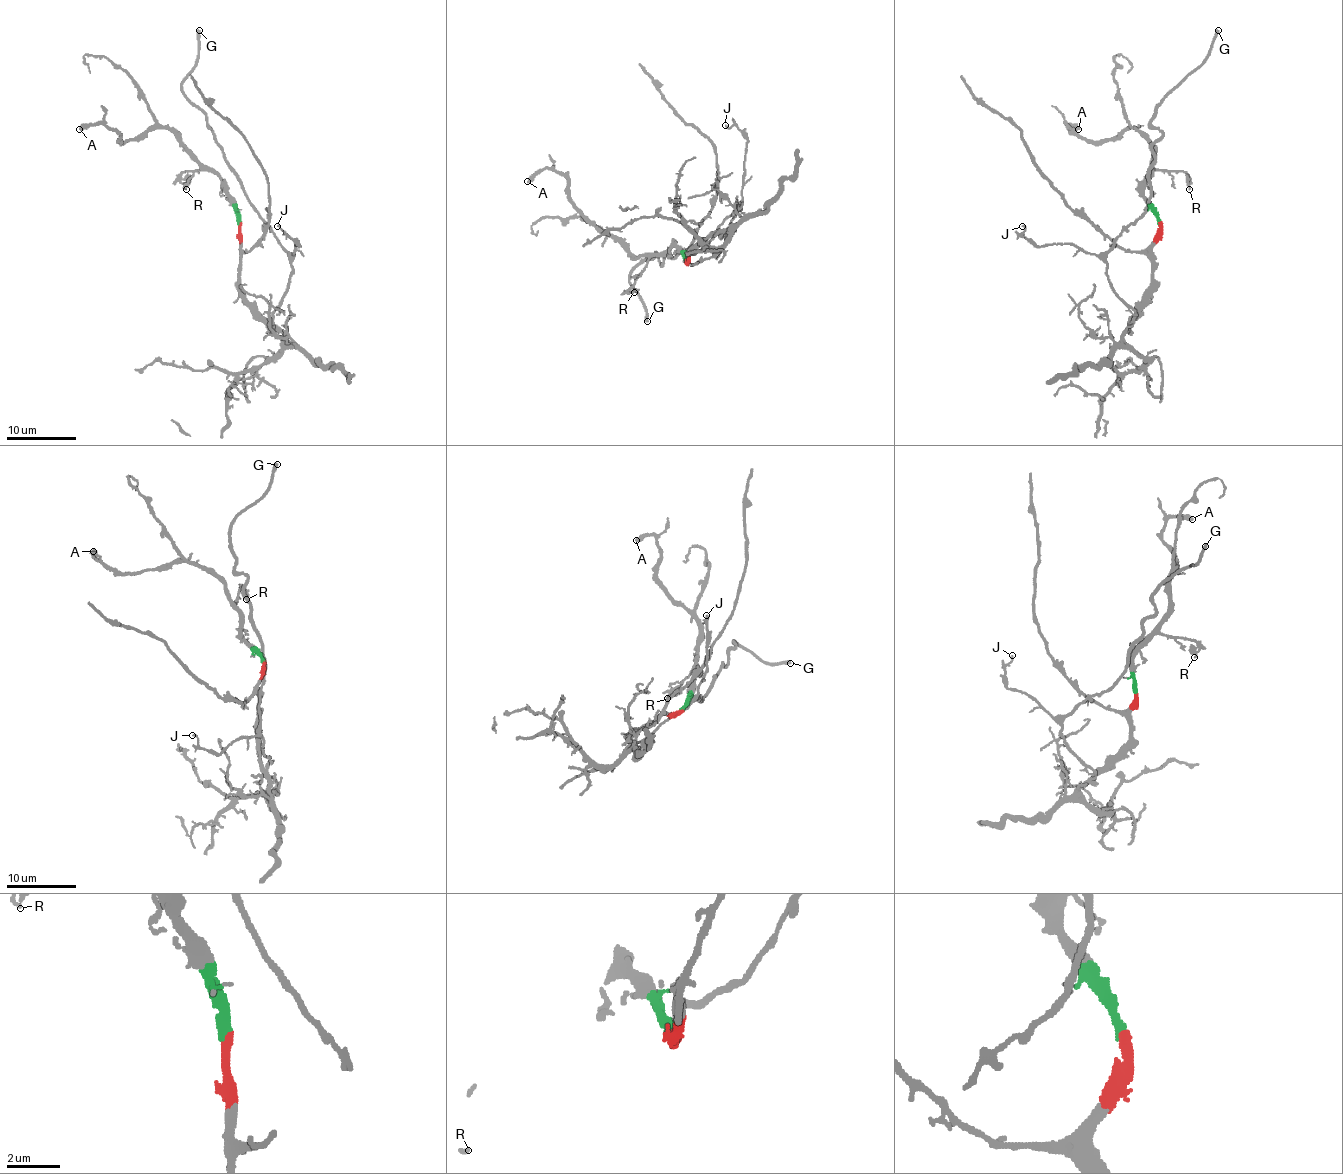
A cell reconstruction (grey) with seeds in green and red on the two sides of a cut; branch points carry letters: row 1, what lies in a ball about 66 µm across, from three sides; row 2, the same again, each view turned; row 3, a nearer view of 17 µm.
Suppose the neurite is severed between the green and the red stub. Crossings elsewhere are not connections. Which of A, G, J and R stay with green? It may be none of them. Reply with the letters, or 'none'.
A, R

